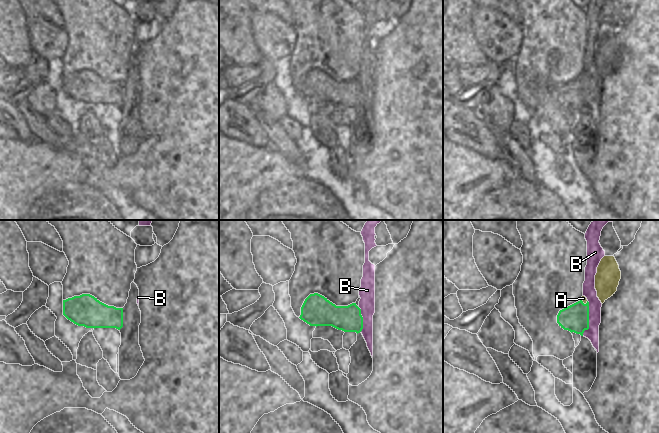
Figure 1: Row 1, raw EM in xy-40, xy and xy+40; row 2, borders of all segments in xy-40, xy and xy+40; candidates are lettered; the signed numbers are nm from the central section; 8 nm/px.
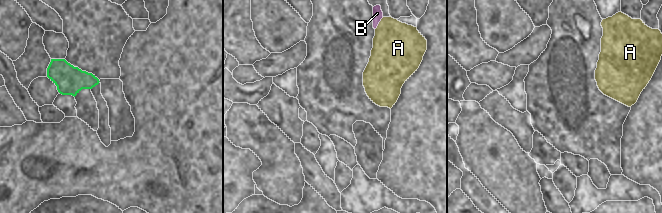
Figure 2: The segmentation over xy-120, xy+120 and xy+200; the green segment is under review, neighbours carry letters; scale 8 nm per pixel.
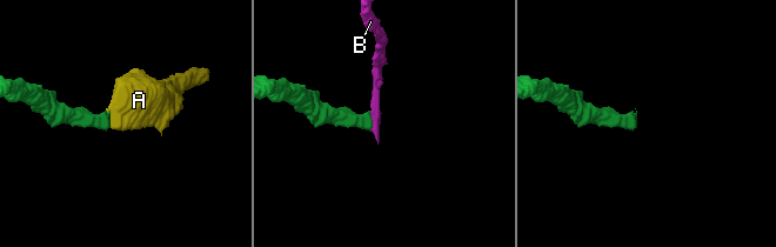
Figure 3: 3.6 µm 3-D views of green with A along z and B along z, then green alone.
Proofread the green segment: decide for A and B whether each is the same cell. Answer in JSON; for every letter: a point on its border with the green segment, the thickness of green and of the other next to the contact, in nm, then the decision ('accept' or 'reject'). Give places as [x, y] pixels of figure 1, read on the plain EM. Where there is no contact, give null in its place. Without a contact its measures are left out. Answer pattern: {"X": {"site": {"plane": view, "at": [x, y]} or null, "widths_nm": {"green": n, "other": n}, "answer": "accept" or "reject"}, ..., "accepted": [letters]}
{"A": {"site": {"plane": "xy+40", "at": [583, 79]}, "widths_nm": {"green": 220, "other": 50}, "answer": "accept"}, "B": {"site": {"plane": "xy+40", "at": [588, 95]}, "widths_nm": {"green": 220, "other": 110}, "answer": "reject"}, "accepted": ["A"]}

